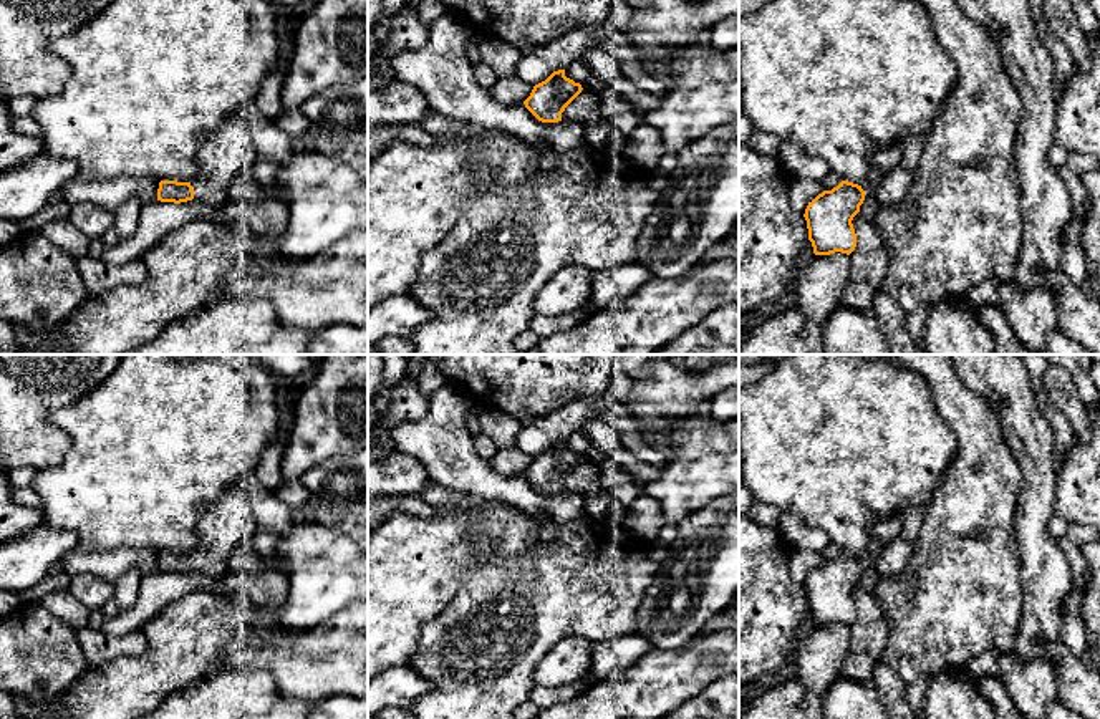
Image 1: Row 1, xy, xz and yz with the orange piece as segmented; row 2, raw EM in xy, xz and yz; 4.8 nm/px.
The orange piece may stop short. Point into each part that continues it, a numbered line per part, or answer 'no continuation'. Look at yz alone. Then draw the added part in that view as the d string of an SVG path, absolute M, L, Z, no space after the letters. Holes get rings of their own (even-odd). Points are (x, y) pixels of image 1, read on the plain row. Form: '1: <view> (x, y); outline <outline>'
1: yz (883, 530); outline M891 515L876 519L873 525L870 525L870 547L861 555L861 560L868 568L875 568L880 553L888 547L888 543L900 537L903 530L905 515Z

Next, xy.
1: xy (227, 524); outline M252 480L232 485L215 504L207 507L197 525L202 545L191 553L194 565L207 575L224 575L234 550L250 543L257 520L248 504Z

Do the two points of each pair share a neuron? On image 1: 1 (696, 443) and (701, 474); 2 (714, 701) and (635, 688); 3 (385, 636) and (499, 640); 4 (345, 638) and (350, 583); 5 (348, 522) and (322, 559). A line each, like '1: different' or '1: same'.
1: different
2: different
3: different
4: different
5: different

